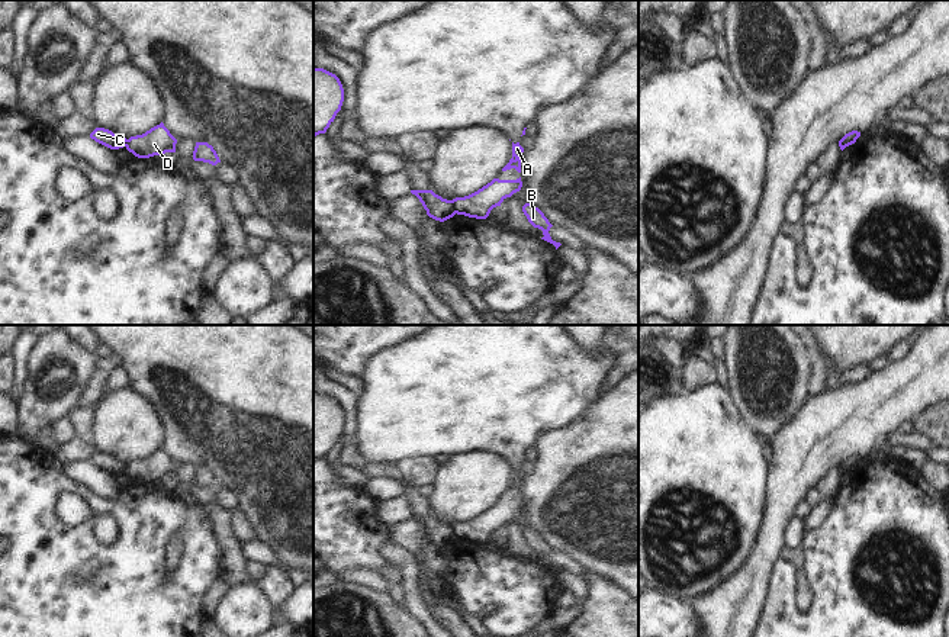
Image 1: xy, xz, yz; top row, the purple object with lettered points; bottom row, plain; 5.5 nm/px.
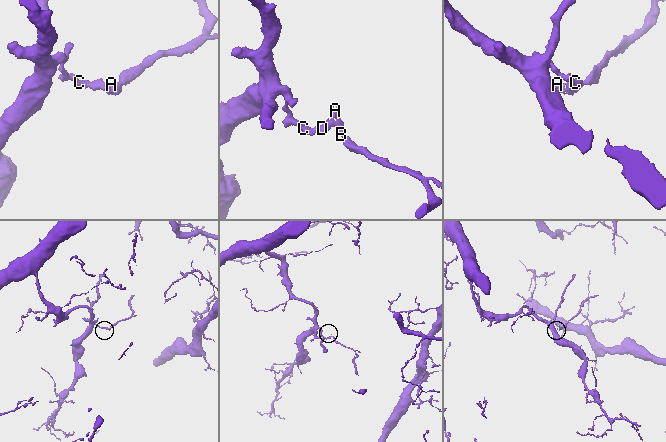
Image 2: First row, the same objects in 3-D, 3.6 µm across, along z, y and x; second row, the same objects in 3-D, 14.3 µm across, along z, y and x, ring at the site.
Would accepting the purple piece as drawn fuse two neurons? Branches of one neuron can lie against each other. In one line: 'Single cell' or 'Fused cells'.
Fused cells.

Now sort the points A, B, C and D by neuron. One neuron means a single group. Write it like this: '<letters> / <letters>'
A B D / C

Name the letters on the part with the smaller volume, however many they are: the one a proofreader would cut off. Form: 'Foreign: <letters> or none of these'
Foreign: A, B, D

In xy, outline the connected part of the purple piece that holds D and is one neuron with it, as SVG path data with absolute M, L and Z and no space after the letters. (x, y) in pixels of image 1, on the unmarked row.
M161 447L142 460L131 461L126 474L138 483L149 483L165 477L176 477L177 464Z

